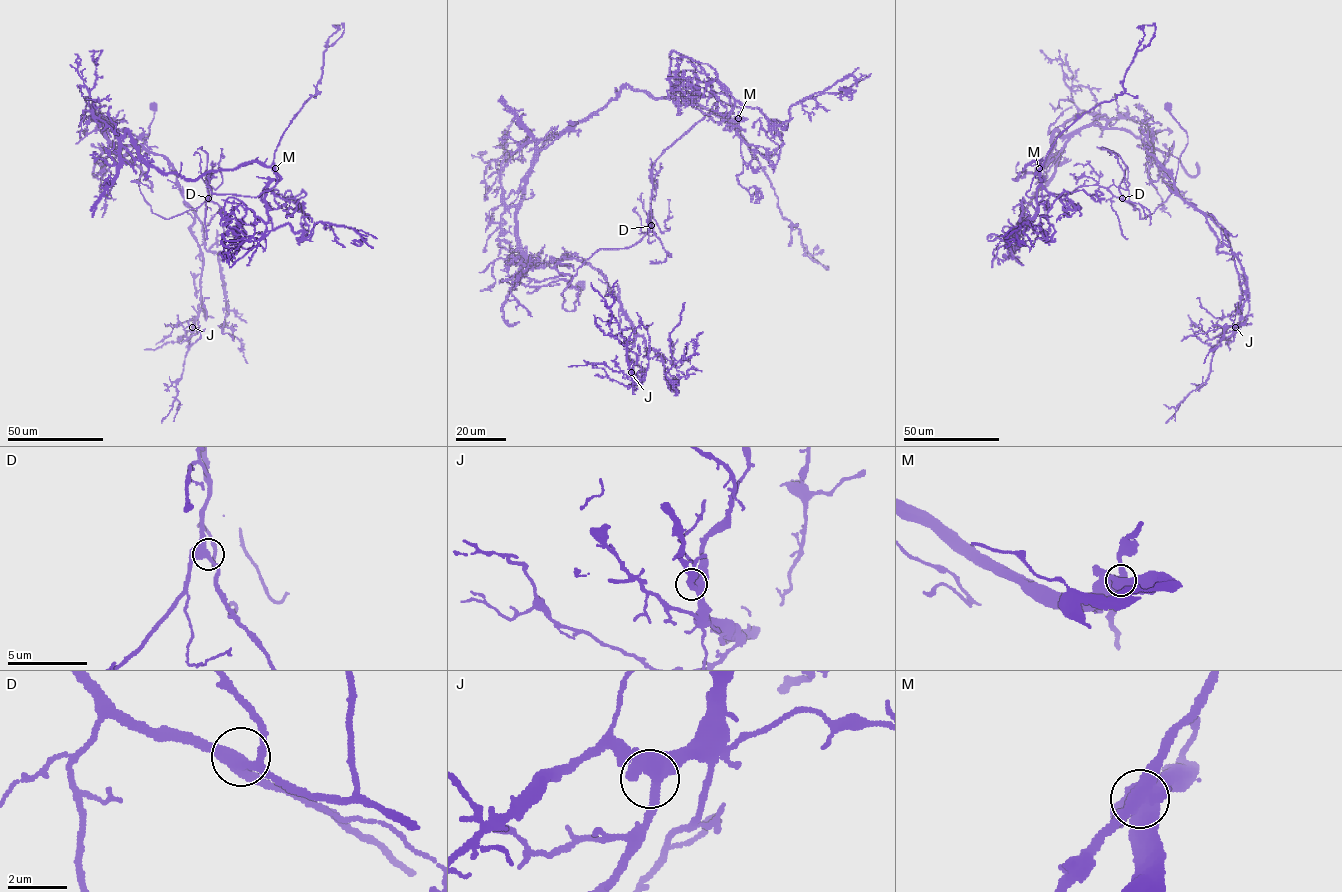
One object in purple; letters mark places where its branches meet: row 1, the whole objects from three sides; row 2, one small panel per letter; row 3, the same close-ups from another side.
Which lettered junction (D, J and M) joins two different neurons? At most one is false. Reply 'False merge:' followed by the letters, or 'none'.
False merge: M

